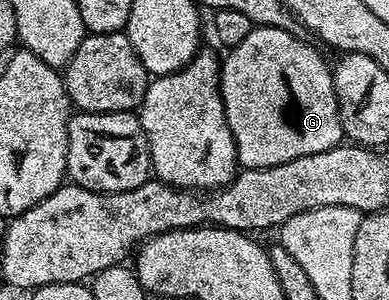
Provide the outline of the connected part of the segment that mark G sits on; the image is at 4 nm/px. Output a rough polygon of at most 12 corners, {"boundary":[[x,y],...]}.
{"boundary":[[253,27],[220,64],[241,168],[341,146],[330,63]]}

